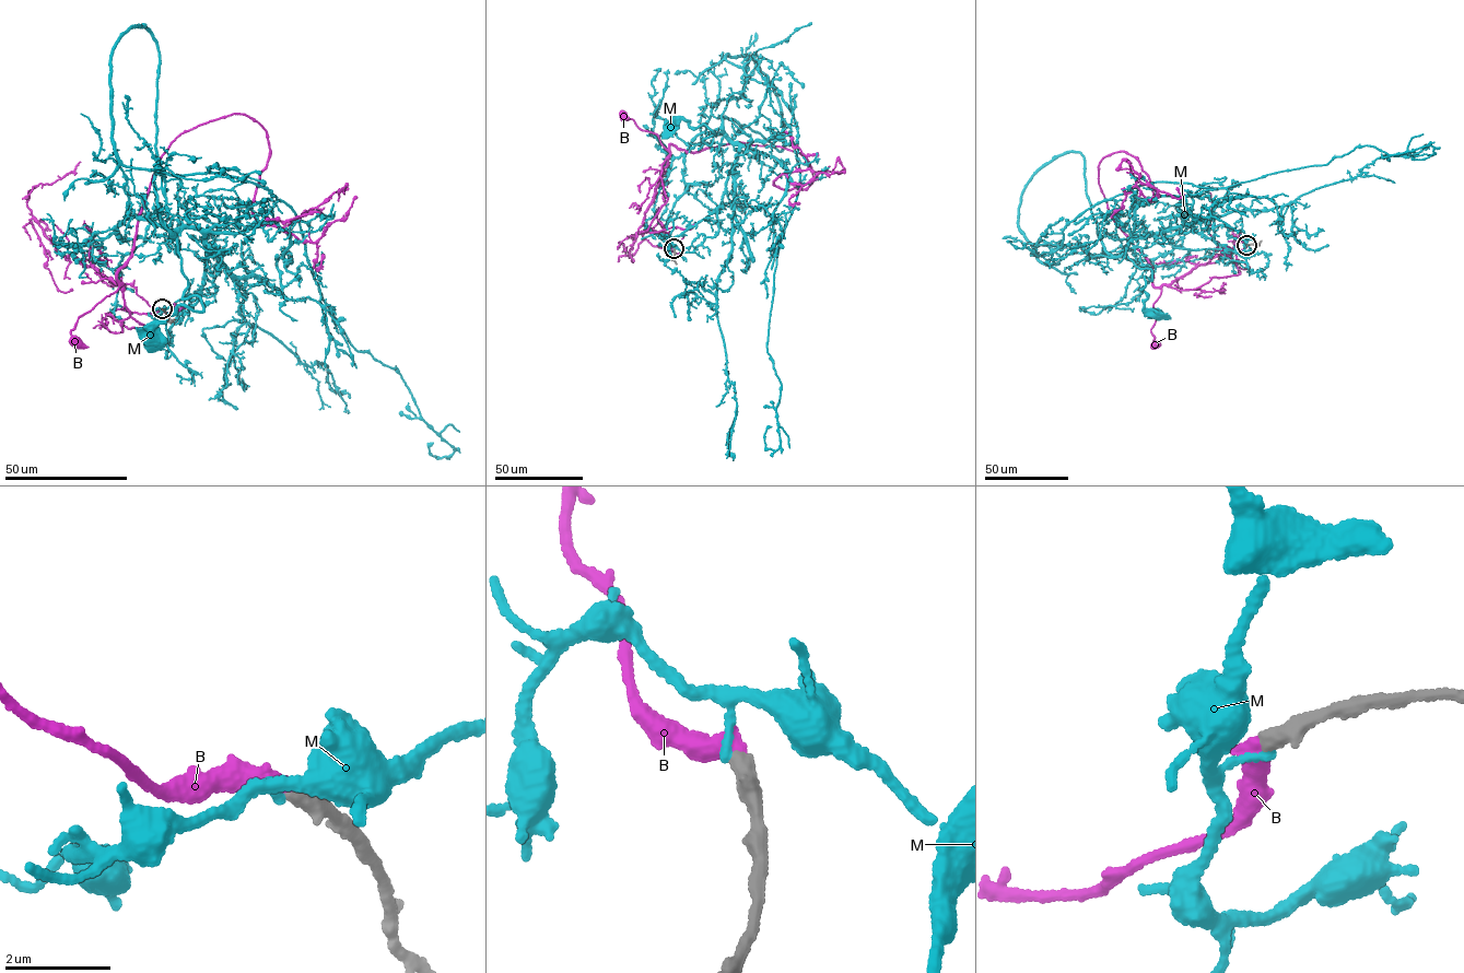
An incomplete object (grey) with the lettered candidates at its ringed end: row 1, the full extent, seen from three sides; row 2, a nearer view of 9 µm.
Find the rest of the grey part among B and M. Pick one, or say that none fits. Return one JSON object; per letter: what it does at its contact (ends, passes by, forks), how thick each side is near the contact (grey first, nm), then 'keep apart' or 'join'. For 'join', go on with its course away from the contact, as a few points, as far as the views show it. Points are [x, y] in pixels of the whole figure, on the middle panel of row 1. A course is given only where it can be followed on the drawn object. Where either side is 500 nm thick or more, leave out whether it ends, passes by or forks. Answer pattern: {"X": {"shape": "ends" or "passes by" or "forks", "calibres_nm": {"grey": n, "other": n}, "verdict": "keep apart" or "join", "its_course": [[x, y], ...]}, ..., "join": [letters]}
{"B": {"shape": "ends", "calibres_nm": {"grey": 380, "other": 380}, "verdict": "join", "its_course": [[674, 248], [667, 233], [646, 231], [643, 224], [669, 153], [658, 137], [623, 115]]}, "M": {"shape": "ends", "calibres_nm": {"grey": 360, "other": 140}, "verdict": "keep apart"}, "join": ["B"]}

